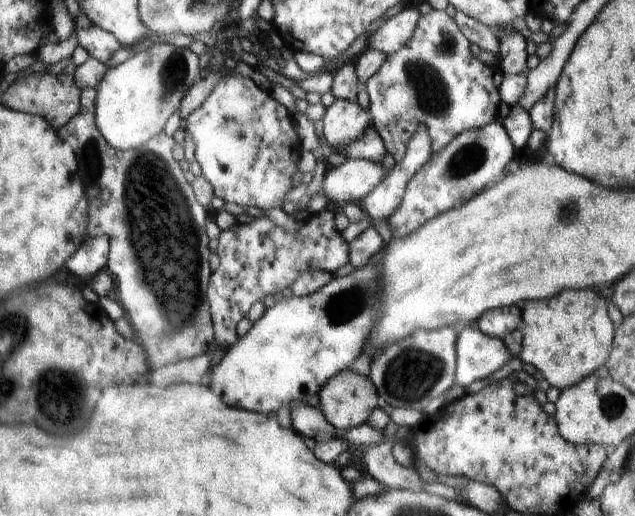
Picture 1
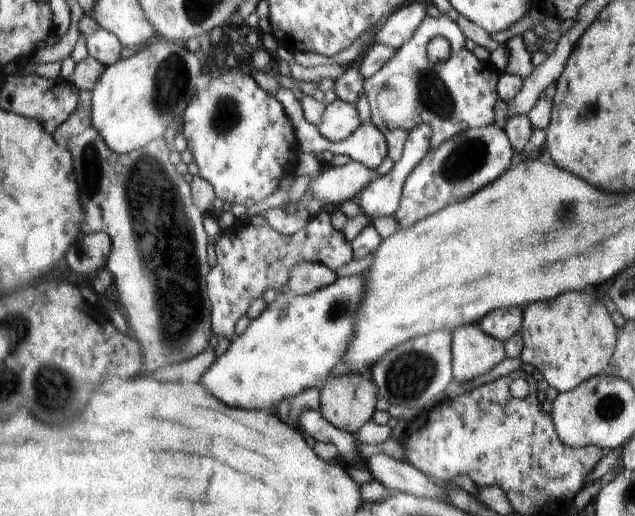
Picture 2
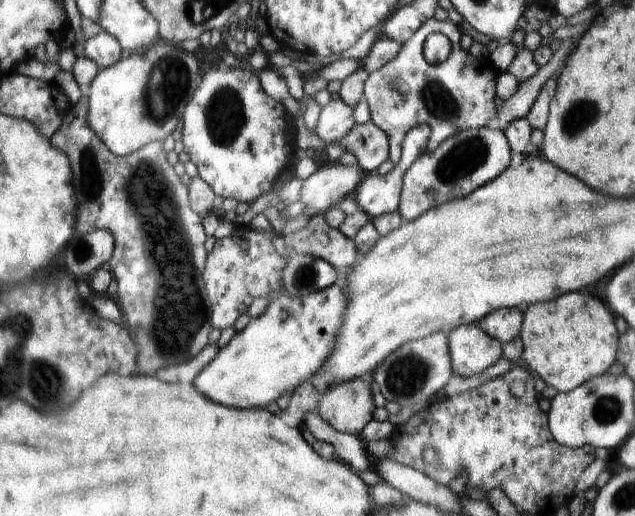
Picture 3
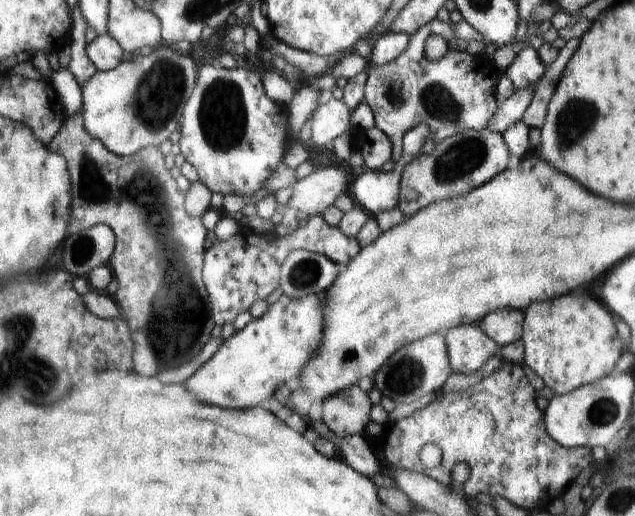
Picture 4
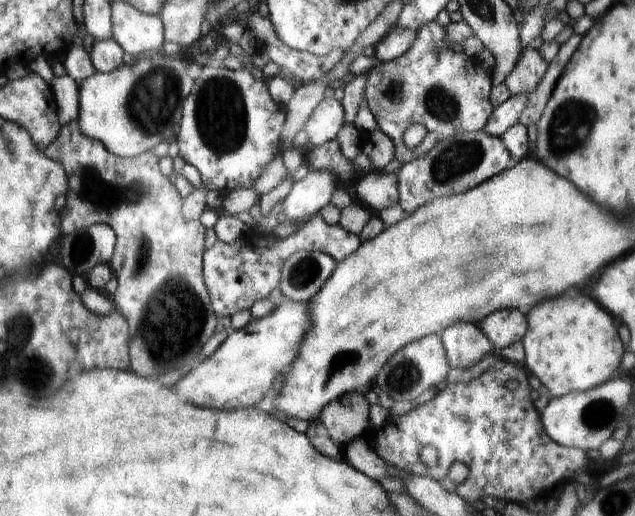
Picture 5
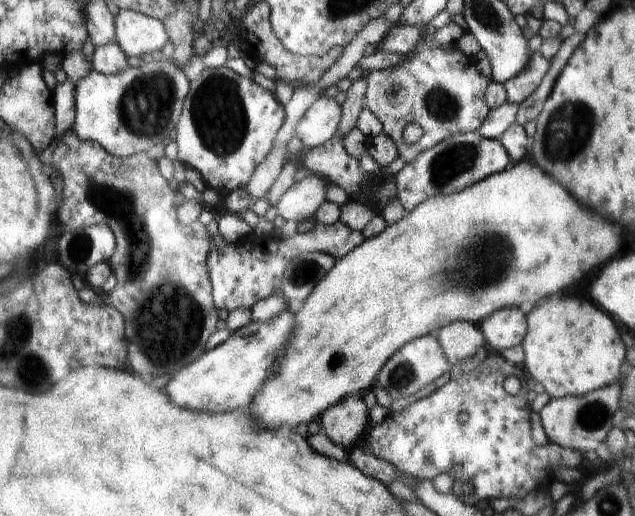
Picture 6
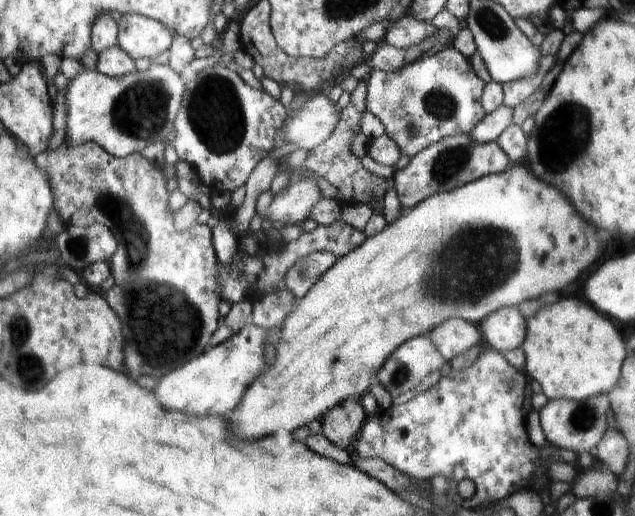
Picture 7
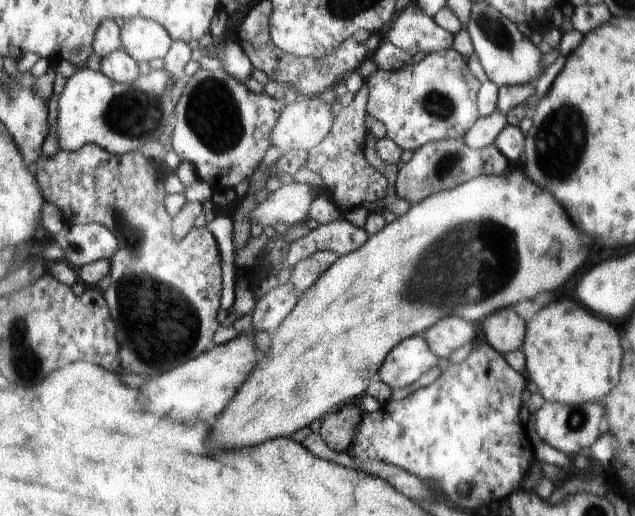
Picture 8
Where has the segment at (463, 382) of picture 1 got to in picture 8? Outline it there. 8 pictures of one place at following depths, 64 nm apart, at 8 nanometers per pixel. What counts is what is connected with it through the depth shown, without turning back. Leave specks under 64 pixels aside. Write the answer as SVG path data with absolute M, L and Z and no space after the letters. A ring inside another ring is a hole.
M447 316L436 321L422 337L432 354L448 359L454 350L476 341L476 330L471 322L459 316Z

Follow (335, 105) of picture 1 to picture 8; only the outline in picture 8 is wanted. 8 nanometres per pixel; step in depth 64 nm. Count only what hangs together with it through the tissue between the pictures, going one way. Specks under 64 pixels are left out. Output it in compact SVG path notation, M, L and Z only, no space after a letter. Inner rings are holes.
M319 96L299 97L292 104L285 104L278 124L272 128L272 146L283 153L296 149L309 151L328 136L335 115L335 108Z

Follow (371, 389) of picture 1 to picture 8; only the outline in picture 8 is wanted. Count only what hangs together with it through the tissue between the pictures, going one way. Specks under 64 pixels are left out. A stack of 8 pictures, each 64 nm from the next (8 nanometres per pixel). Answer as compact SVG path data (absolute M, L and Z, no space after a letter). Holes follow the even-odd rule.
M358 401L348 402L321 419L320 436L334 452L349 450L352 446L363 409Z

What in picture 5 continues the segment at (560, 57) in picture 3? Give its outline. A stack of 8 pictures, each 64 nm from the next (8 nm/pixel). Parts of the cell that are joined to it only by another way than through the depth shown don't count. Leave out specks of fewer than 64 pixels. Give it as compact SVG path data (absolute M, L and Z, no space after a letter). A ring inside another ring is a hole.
M527 96L511 97L503 104L494 108L483 132L492 137L501 137L510 126L519 123L521 111L524 110L527 104Z

